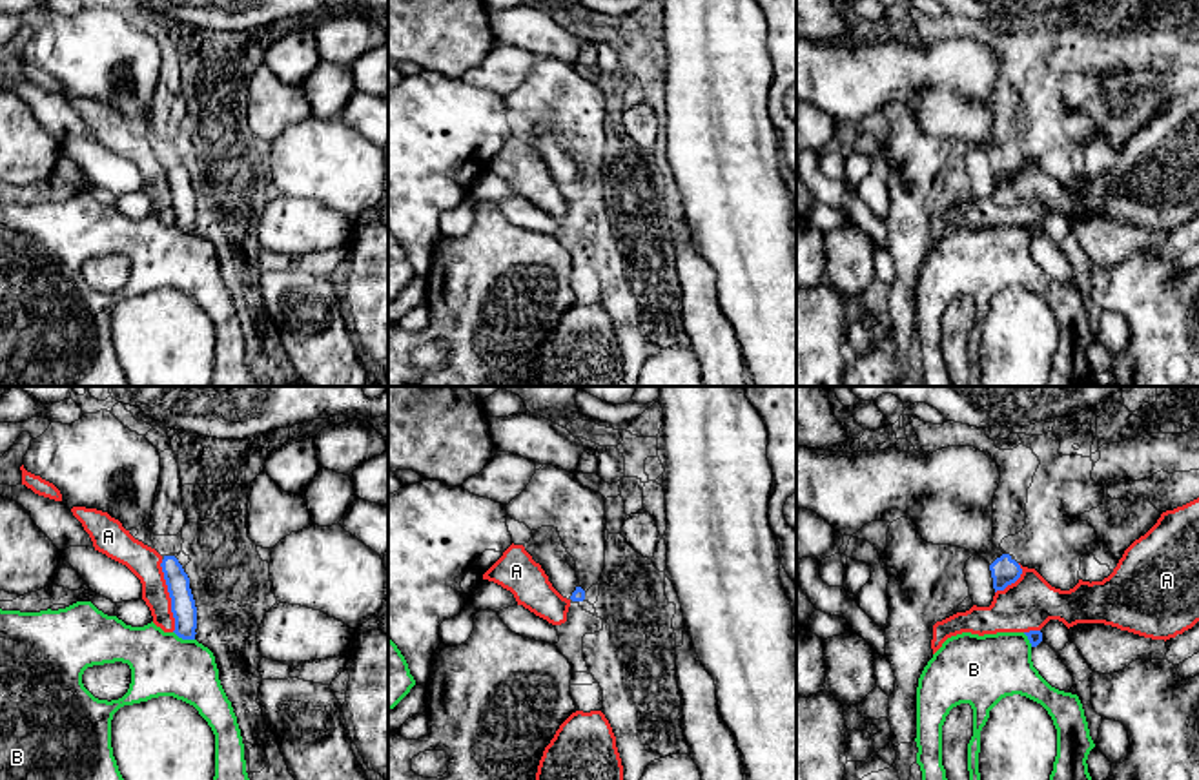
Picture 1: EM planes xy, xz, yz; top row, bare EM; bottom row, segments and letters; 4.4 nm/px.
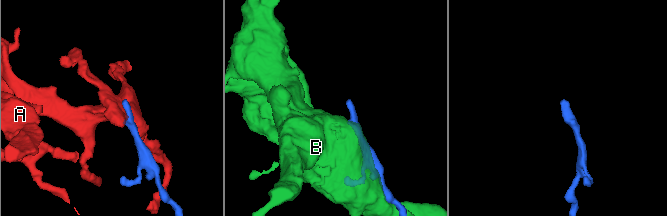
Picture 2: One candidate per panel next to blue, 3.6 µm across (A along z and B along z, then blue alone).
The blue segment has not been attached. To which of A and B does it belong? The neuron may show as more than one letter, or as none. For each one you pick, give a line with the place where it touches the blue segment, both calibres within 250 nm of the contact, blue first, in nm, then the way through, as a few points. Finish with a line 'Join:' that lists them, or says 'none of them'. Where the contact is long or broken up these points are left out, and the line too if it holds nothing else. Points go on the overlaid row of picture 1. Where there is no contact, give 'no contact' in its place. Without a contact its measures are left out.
Join: none of them

